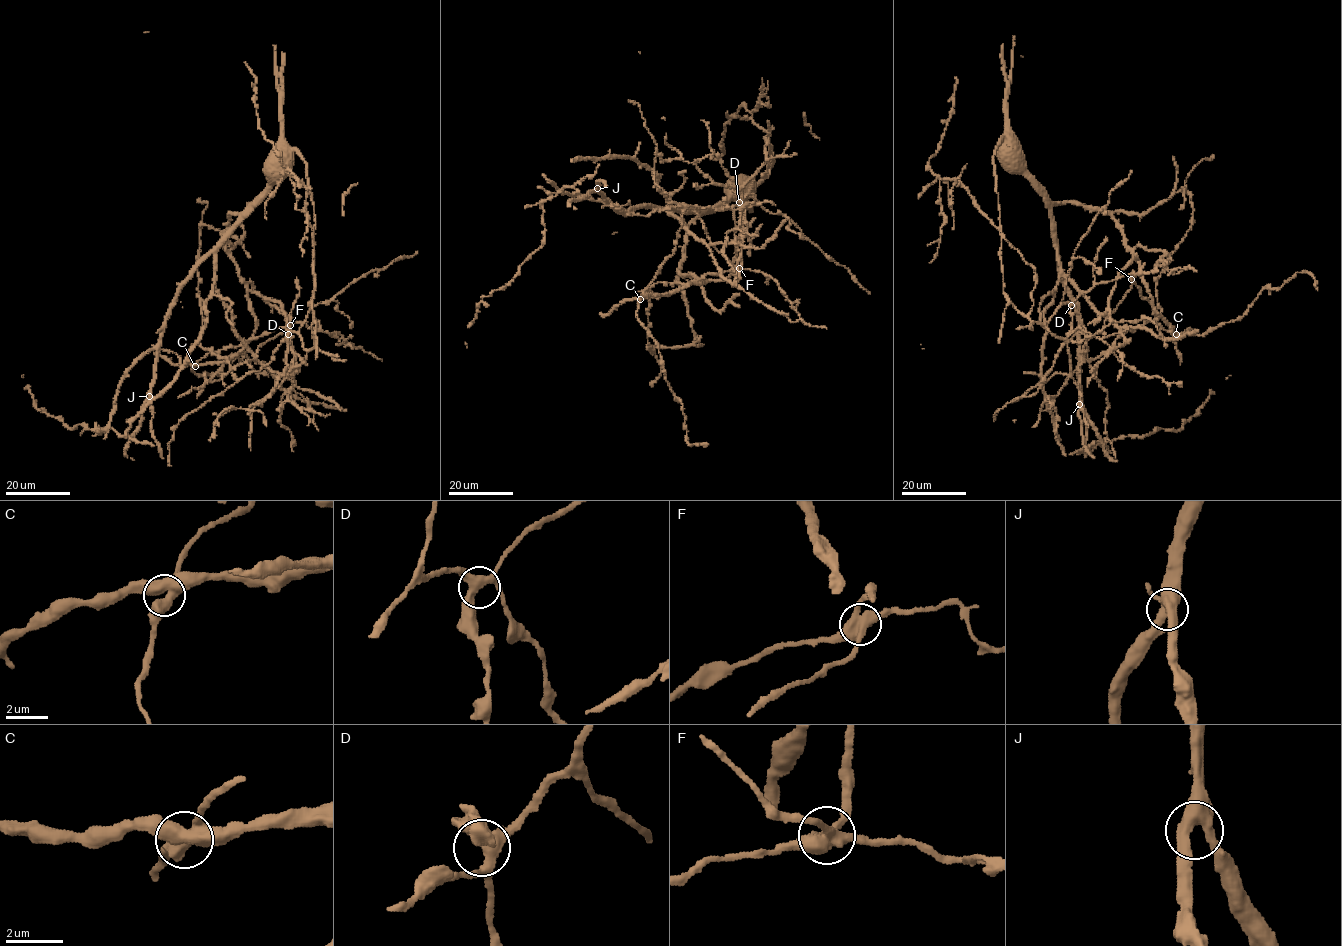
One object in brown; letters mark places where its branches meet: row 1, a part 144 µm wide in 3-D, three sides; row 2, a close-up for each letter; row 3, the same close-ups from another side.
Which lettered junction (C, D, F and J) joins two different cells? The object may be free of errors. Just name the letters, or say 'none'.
F

